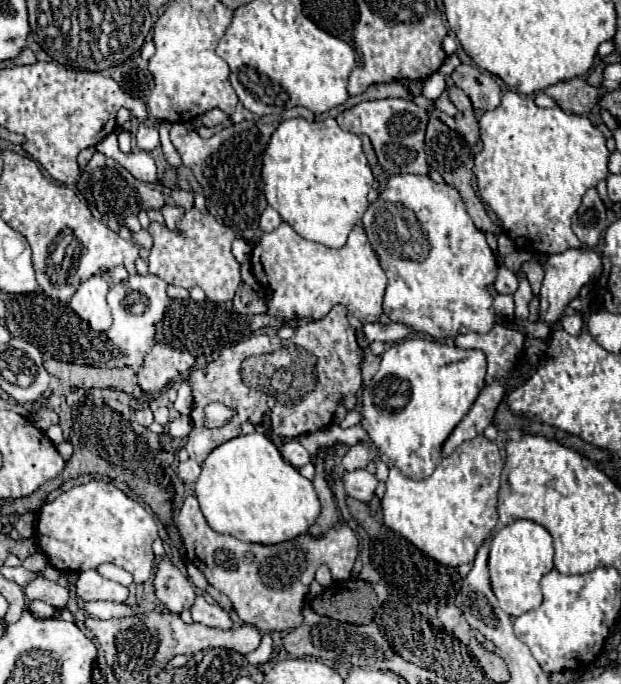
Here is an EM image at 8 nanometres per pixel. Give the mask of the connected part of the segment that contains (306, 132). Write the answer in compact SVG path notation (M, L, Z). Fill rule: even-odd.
M293 118L285 120L271 136L271 142L263 154L263 182L269 206L275 208L299 236L329 248L341 248L347 242L351 228L361 222L361 216L369 206L367 194L375 178L357 134L341 130L335 118L325 118L321 122Z

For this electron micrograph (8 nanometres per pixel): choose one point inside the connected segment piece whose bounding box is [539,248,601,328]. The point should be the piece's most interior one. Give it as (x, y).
(565, 274)

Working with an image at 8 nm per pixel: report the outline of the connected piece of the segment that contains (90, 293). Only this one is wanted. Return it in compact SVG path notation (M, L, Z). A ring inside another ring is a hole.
M103 276L89 278L79 286L75 296L71 298L71 308L77 312L83 320L89 322L89 326L97 332L105 332L111 326L111 310L107 306L107 296L109 284Z

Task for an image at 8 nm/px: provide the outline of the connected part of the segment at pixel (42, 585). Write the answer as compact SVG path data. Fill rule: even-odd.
M35 578L27 588L25 588L25 596L29 600L43 600L47 604L51 604L57 610L65 610L69 600L69 590L63 586L59 586L57 582L51 582L47 578Z

